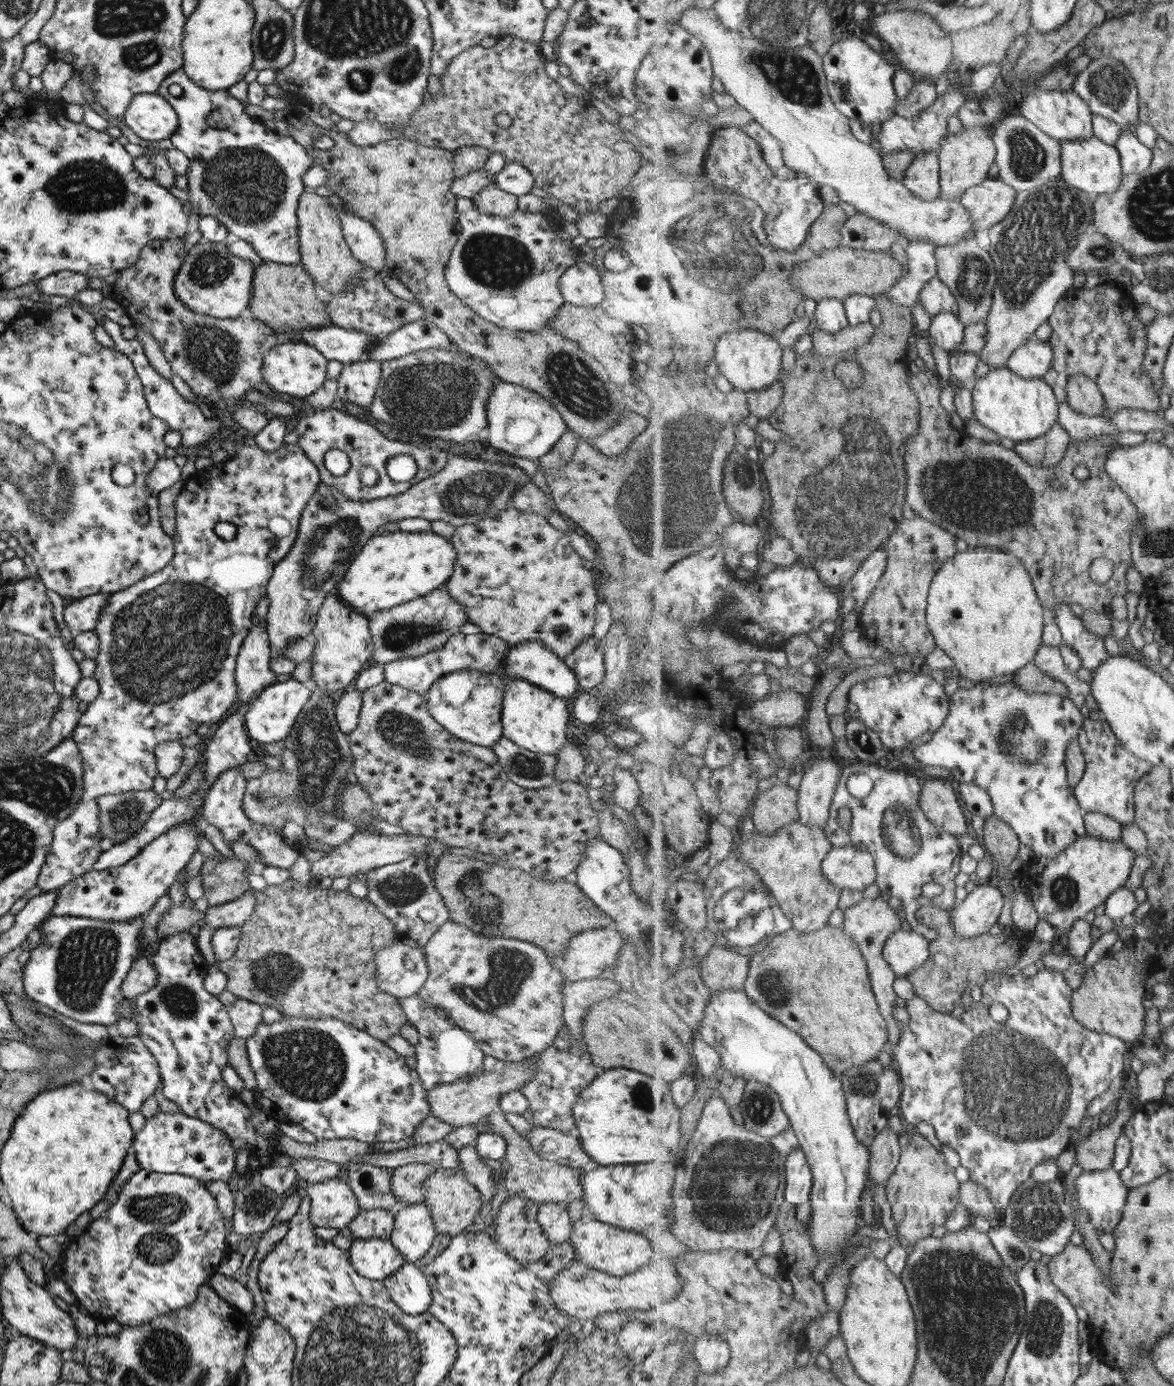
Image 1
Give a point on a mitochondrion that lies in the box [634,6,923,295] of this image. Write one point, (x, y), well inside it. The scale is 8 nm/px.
(792, 75)

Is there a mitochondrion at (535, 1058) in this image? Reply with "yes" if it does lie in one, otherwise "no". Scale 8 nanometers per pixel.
no

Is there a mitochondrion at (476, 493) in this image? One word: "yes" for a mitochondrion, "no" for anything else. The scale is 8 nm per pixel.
yes

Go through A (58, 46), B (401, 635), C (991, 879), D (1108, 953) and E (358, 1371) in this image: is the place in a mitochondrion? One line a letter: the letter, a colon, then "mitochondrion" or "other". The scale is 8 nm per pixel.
A: other
B: mitochondrion
C: other
D: other
E: mitochondrion

